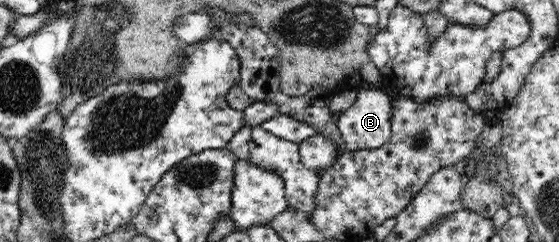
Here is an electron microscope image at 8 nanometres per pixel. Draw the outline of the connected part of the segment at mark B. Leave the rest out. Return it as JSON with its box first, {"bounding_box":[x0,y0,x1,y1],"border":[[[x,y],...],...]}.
{"bounding_box":[337,86,392,150],"border":[[[370,86],[359,91],[356,102],[346,111],[340,113],[337,125],[344,140],[346,150],[376,150],[389,143],[392,136],[392,97],[385,91]]]}

